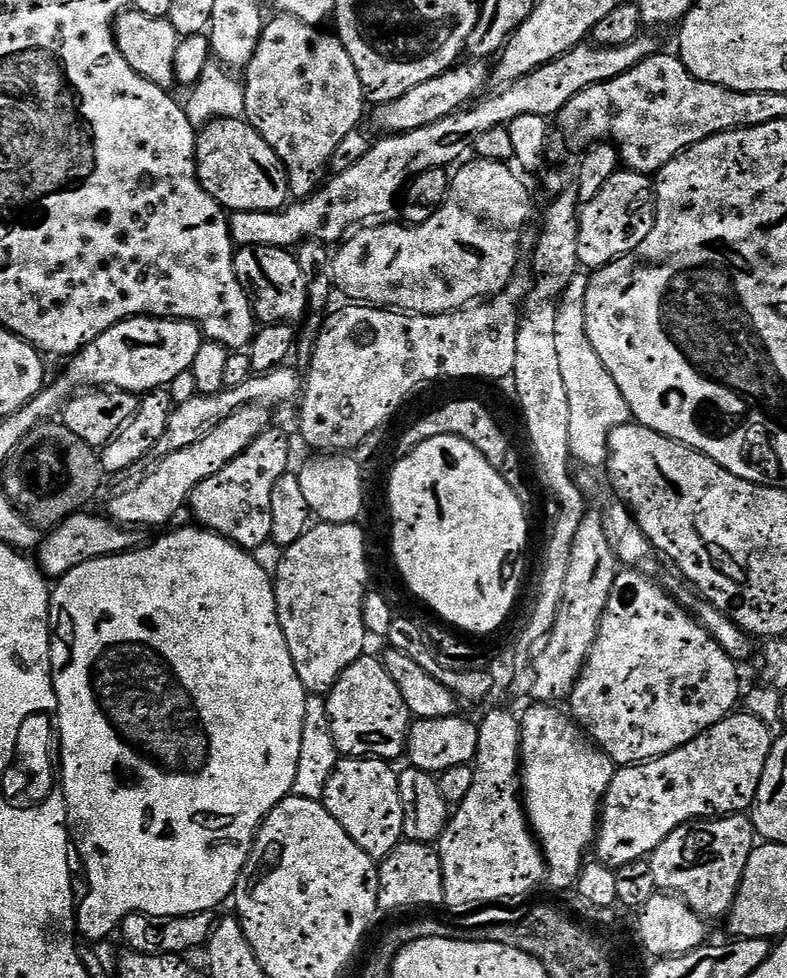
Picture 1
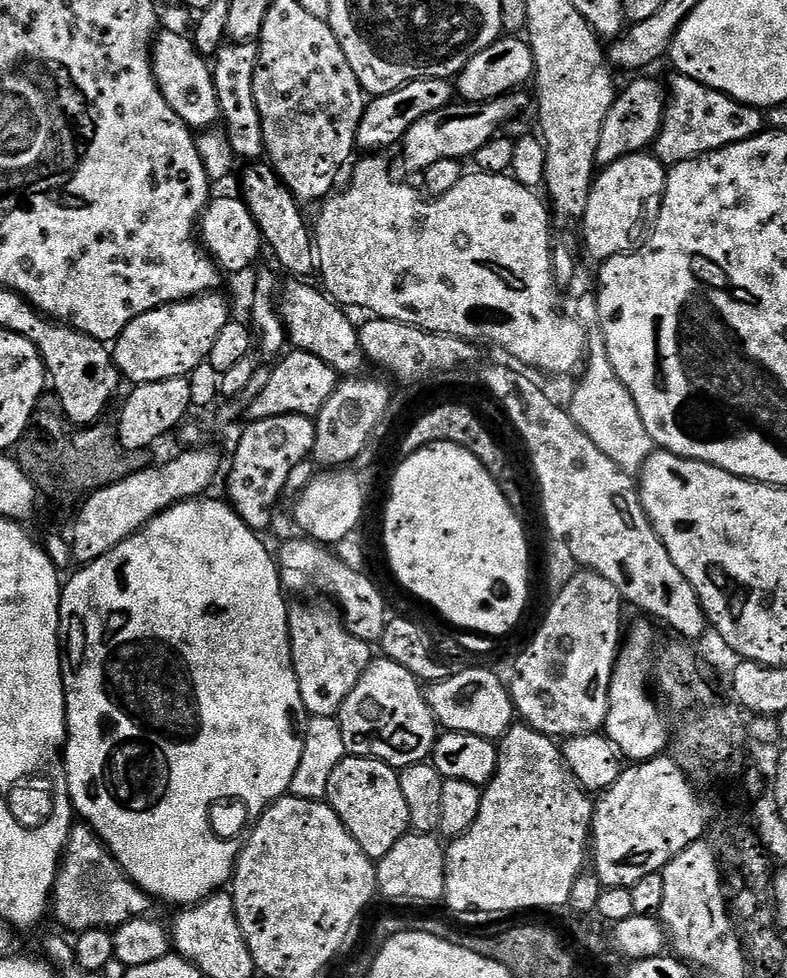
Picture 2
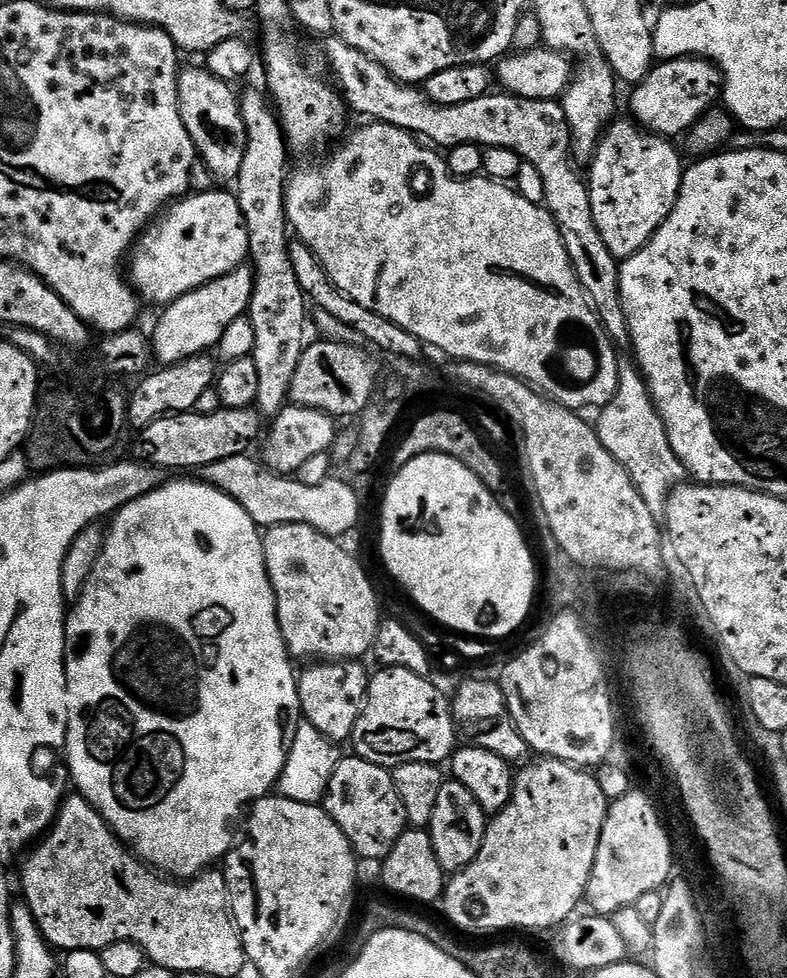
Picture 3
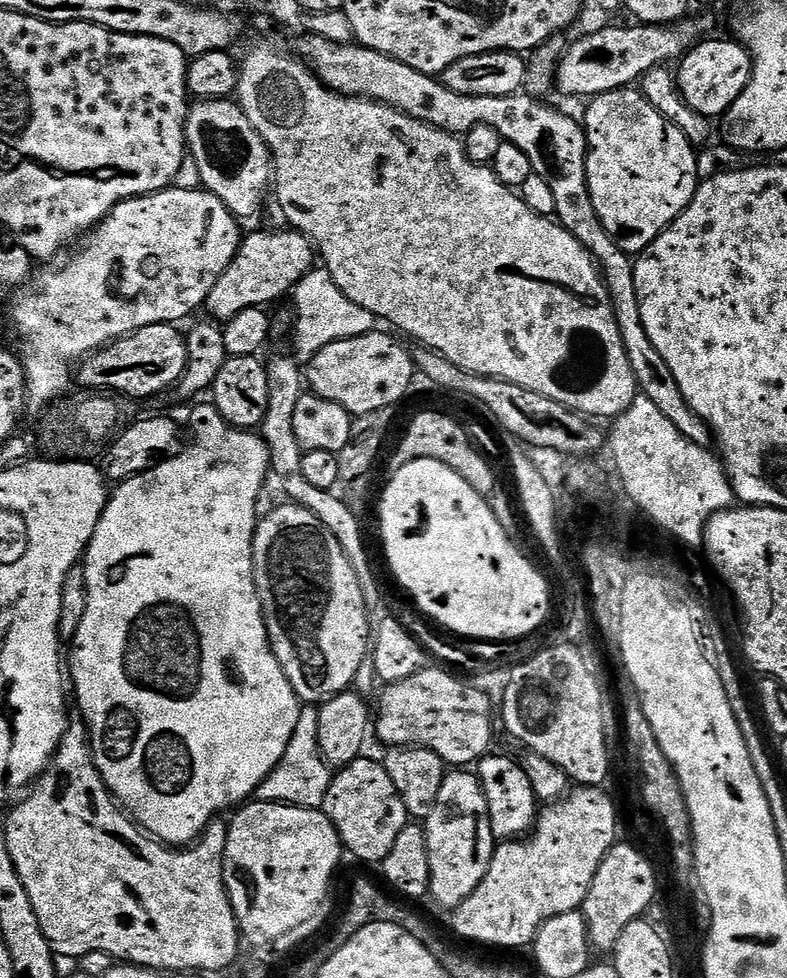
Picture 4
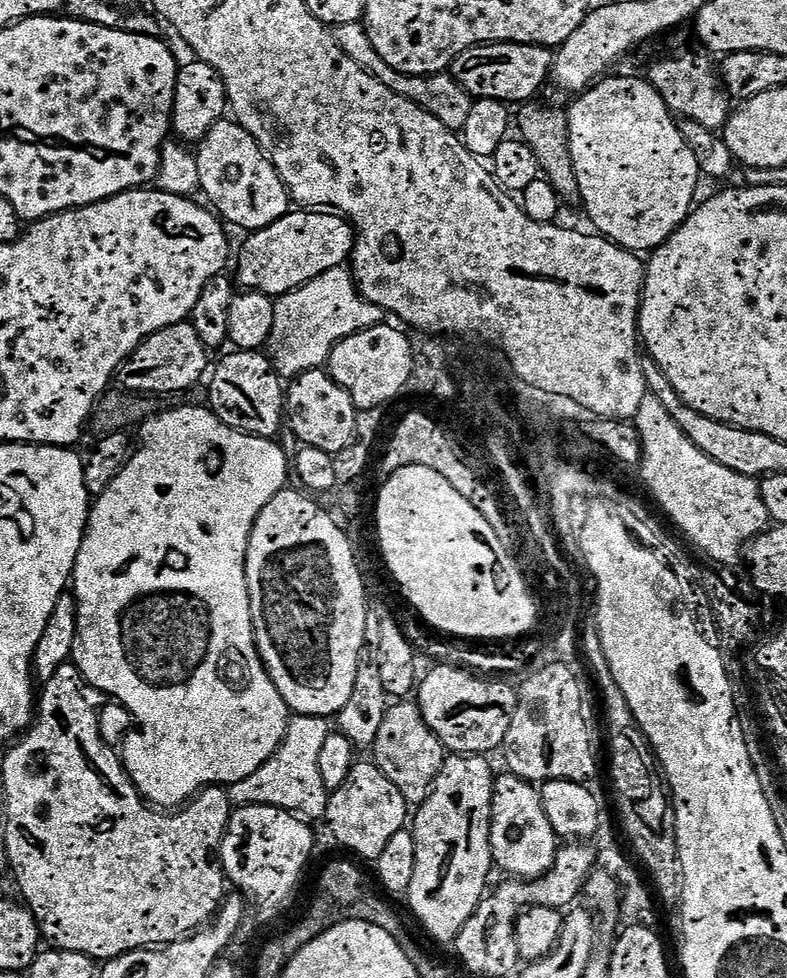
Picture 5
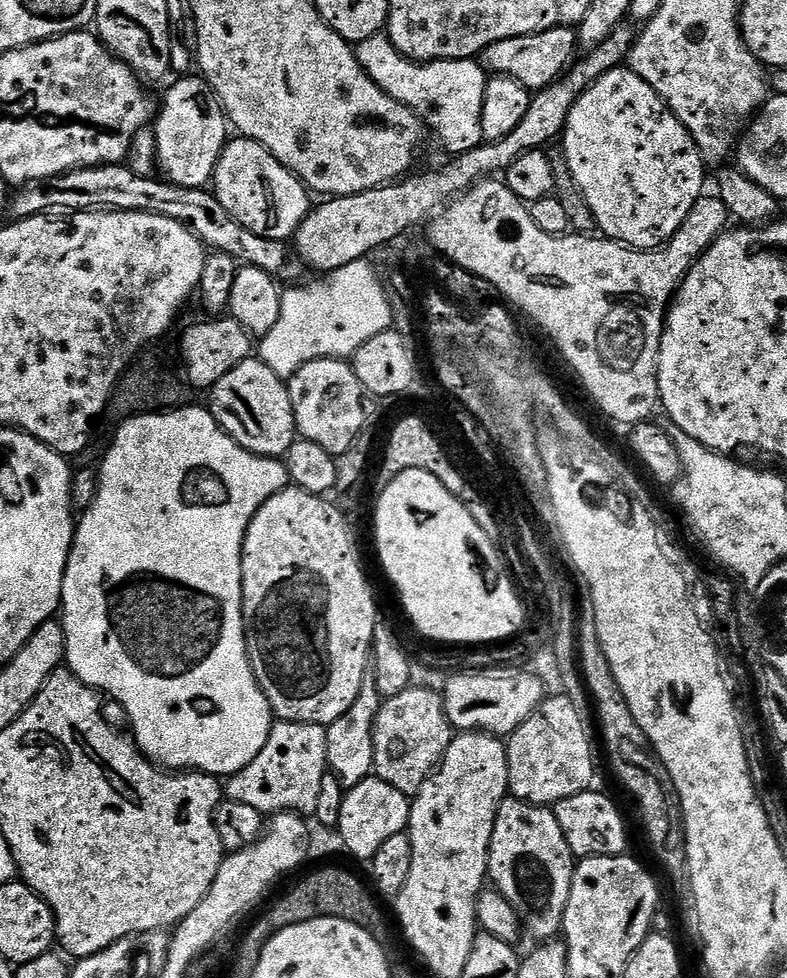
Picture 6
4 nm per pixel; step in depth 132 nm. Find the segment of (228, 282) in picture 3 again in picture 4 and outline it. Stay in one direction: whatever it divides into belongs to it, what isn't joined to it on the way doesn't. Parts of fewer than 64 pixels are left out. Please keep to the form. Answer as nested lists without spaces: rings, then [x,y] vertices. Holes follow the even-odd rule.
[[[295,230],[288,232],[252,232],[243,237],[235,258],[227,270],[214,282],[206,301],[206,312],[217,322],[234,319],[242,310],[264,308],[295,289],[296,283],[314,267],[312,241]]]

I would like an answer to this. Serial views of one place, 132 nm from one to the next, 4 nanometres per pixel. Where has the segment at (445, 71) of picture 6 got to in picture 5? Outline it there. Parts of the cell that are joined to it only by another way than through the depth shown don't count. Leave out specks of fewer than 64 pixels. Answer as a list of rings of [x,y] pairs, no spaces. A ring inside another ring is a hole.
[[[359,23],[339,25],[335,29],[334,35],[342,46],[344,53],[350,58],[354,58],[354,62],[358,62],[358,66],[362,66],[362,70],[366,70],[374,78],[378,78],[383,84],[390,86],[390,90],[402,94],[407,100],[413,100],[415,104],[422,106],[430,114],[434,114],[434,118],[438,118],[448,128],[453,130],[464,129],[466,120],[470,118],[470,110],[474,100],[464,91],[459,82],[452,79],[451,75],[411,76],[394,70],[394,66],[386,66],[382,54],[378,54],[378,50],[374,50],[368,33],[364,31]]]

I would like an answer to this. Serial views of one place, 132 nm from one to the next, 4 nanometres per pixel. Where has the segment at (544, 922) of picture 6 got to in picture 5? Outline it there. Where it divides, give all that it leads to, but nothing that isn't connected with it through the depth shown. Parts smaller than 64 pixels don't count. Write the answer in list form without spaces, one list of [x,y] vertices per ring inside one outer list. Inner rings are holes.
[[[511,774],[497,775],[492,786],[492,858],[497,869],[500,868],[512,878],[522,880],[538,880],[552,871],[556,865],[556,856],[562,844],[558,839],[554,826],[550,826],[550,818],[542,806],[539,787]]]

